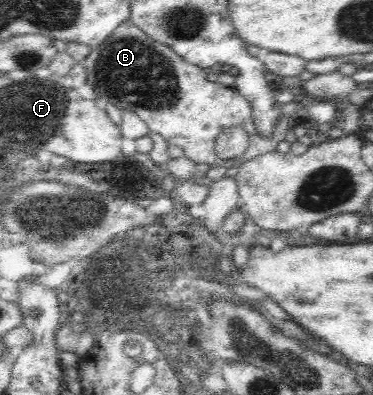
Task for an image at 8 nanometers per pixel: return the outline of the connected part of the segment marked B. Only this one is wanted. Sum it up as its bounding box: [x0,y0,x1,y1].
[80,20,291,168]

